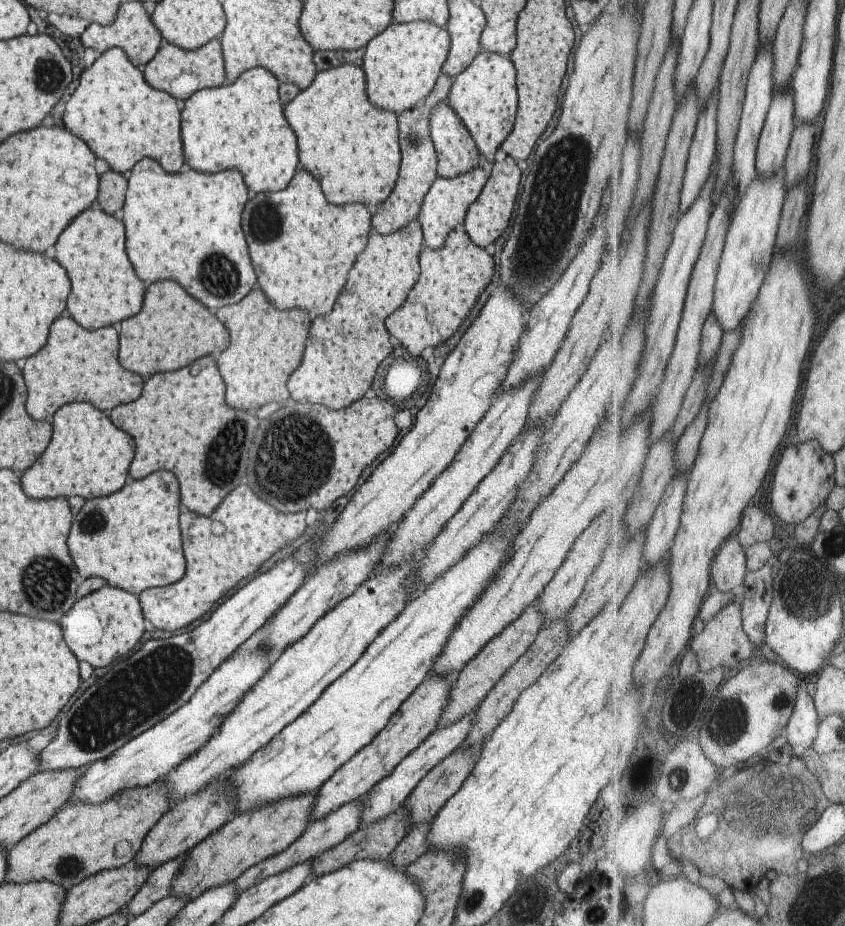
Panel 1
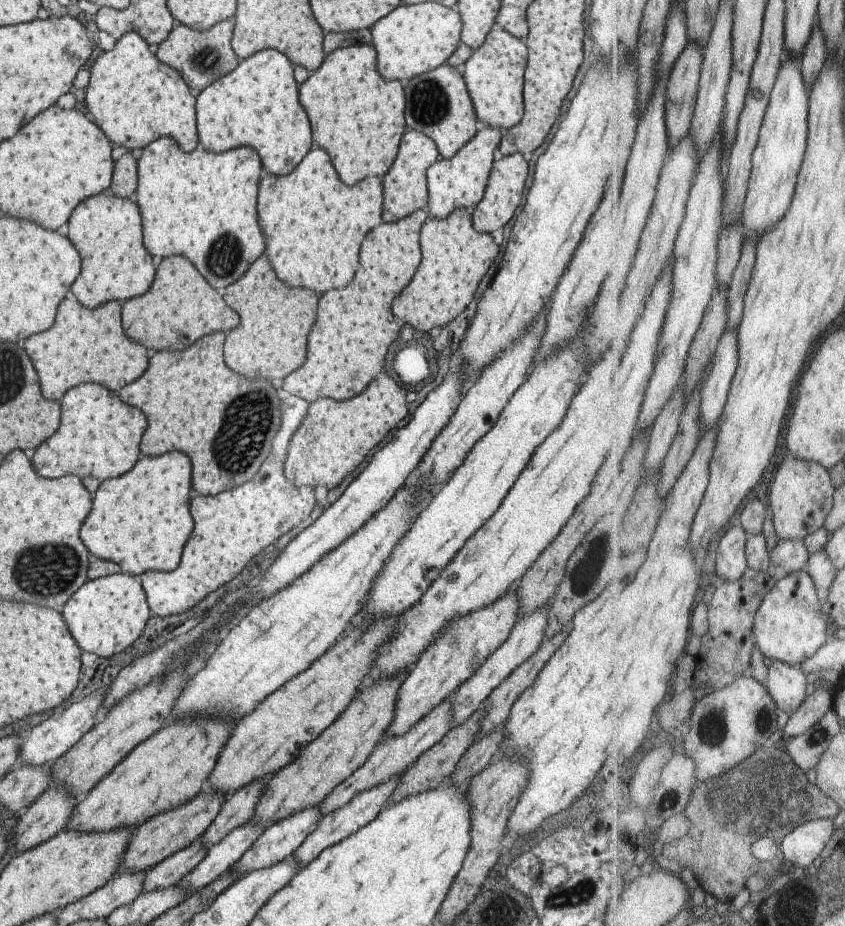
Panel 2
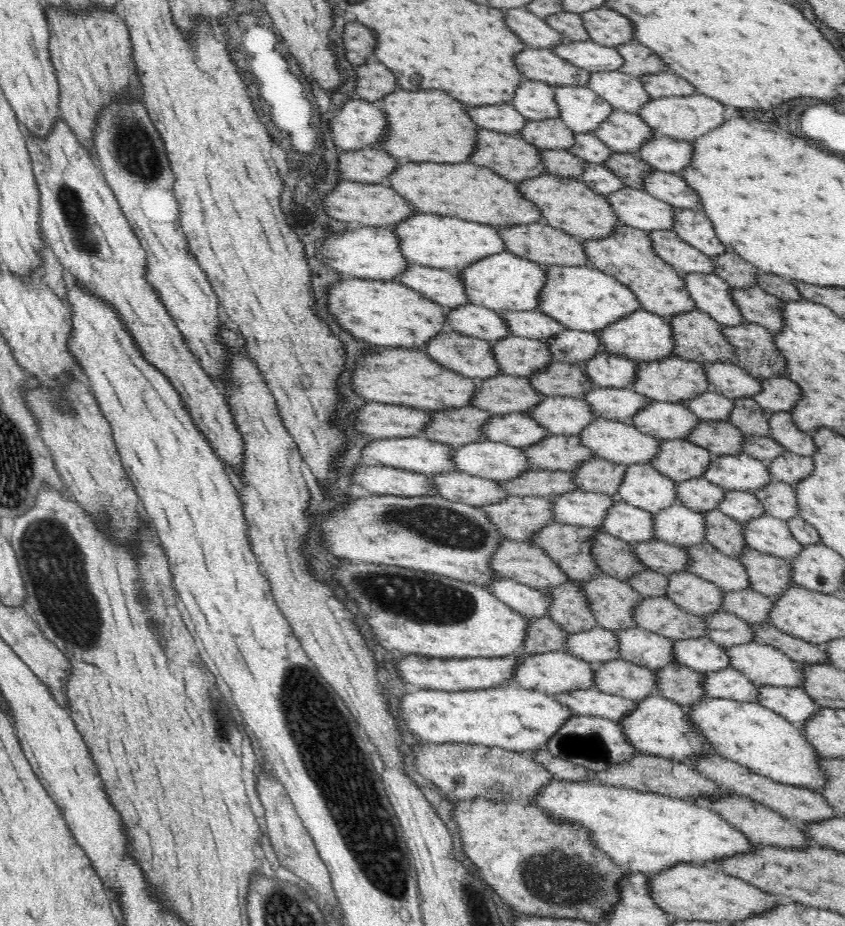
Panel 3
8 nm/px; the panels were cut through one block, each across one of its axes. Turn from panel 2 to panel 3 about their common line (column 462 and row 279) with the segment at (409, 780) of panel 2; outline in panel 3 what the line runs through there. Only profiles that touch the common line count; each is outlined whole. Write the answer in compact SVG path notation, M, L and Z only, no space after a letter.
M726 250L718 256L710 257L710 261L714 263L712 272L728 283L731 288L746 288L746 286L756 285L756 274L759 274L760 270L740 255Z

